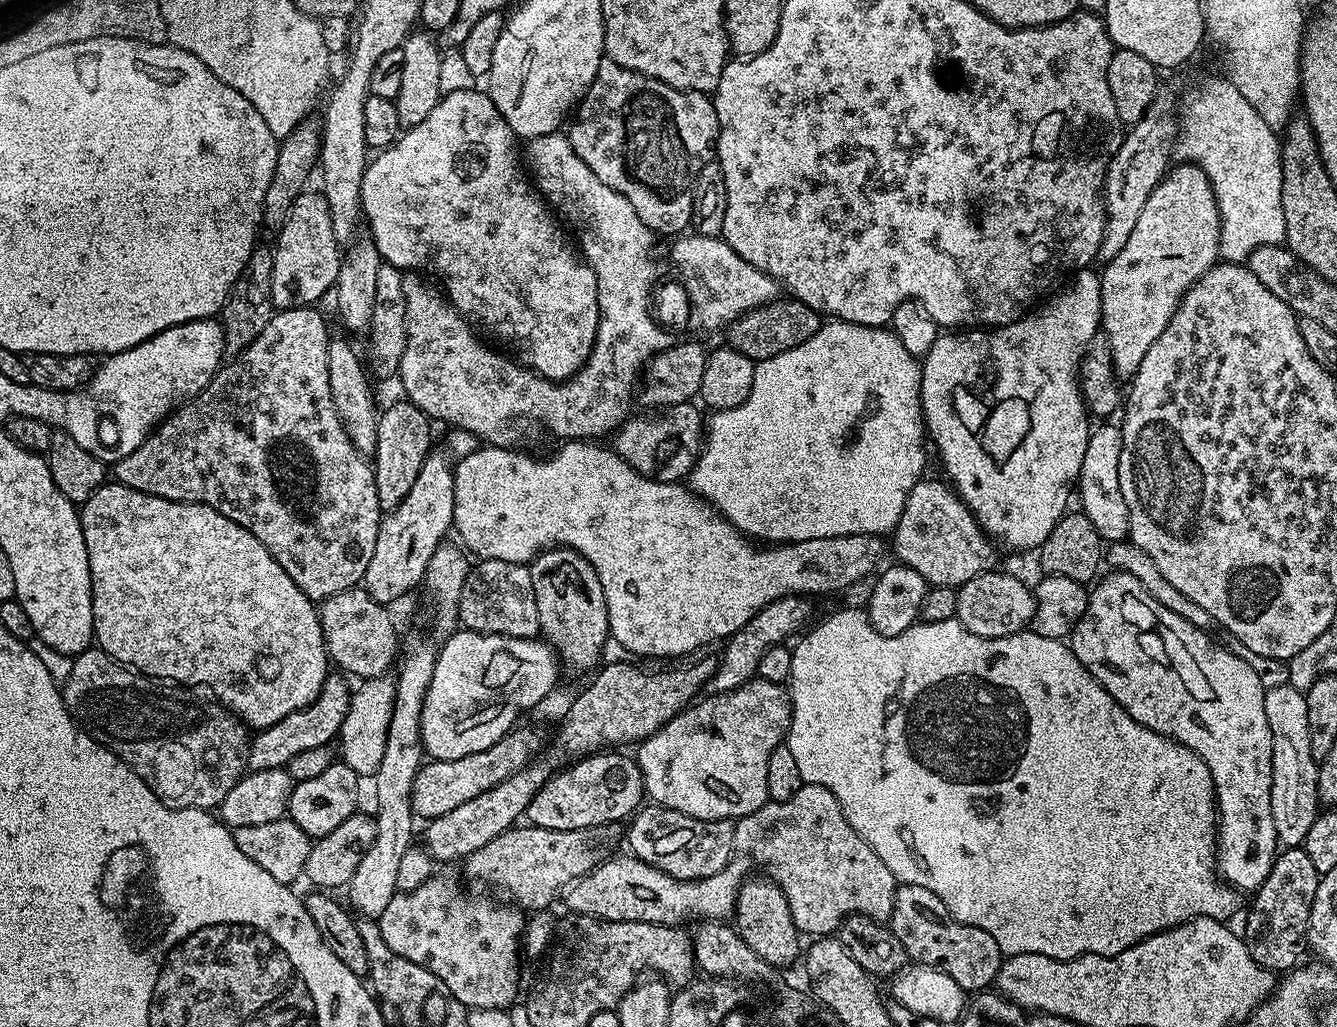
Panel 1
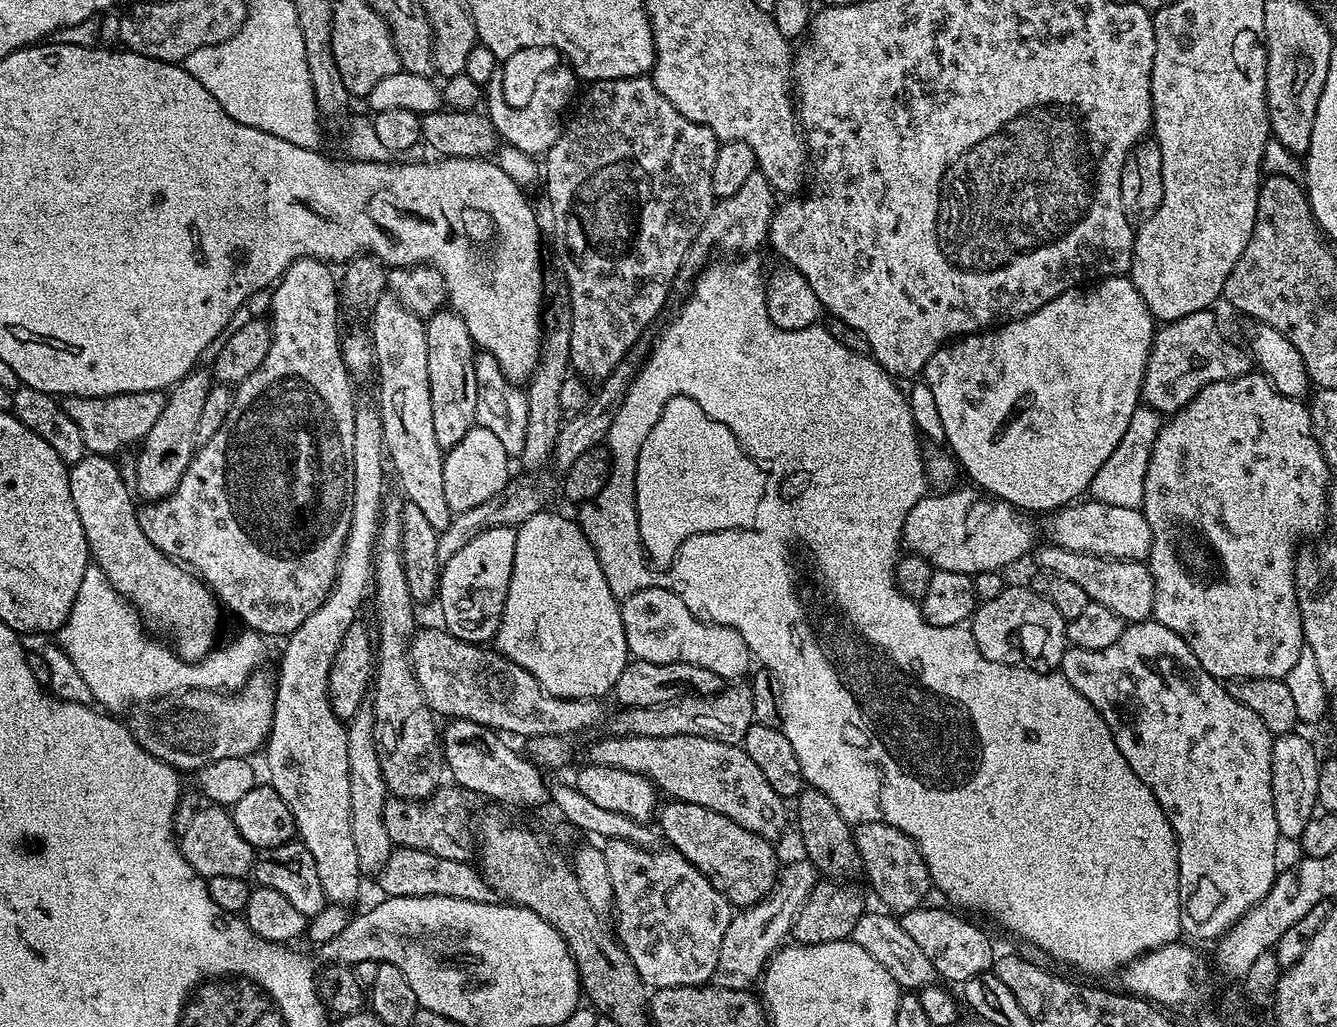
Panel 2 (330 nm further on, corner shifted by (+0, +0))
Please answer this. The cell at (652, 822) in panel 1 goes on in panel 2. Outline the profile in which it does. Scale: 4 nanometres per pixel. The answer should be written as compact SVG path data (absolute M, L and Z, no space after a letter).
M609 840L603 845L606 867L610 870L612 903L617 915L614 932L634 970L638 970L645 988L707 985L716 975L722 934L726 934L726 926L730 926L734 906L681 852L671 846L663 847L653 850L631 844L629 840Z

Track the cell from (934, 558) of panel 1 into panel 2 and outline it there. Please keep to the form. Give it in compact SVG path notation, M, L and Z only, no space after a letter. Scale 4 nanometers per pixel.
M1051 542L1037 547L1035 567L1041 572L1062 574L1062 578L1070 578L1082 590L1086 590L1089 601L1102 606L1110 606L1114 614L1118 614L1125 622L1139 622L1152 616L1154 606L1154 578L1147 563L1138 560L1107 560L1104 556L1091 556L1085 552L1066 550Z

